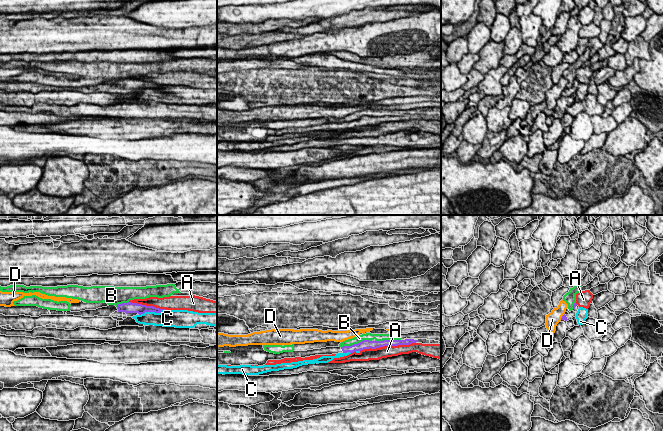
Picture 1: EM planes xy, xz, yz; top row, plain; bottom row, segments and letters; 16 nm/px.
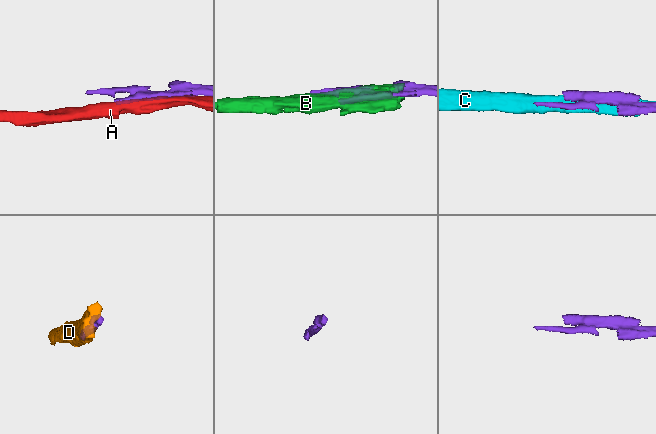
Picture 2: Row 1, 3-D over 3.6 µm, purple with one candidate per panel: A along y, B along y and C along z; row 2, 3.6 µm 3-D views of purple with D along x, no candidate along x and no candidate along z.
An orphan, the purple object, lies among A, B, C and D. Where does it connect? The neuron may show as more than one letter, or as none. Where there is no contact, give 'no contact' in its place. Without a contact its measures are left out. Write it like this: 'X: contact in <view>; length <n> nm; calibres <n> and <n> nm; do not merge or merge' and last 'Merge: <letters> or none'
A: contact in xz; length 900 nm; calibres 130 and 190 nm; do not merge
B: contact in xz; length 500 nm; calibres 160 and 130 nm; do not merge
C: contact in xy; length 440 nm; calibres 160 and 240 nm; do not merge
D: contact in yz; length 130 nm; calibres 70 and 220 nm; do not merge
Merge: none

